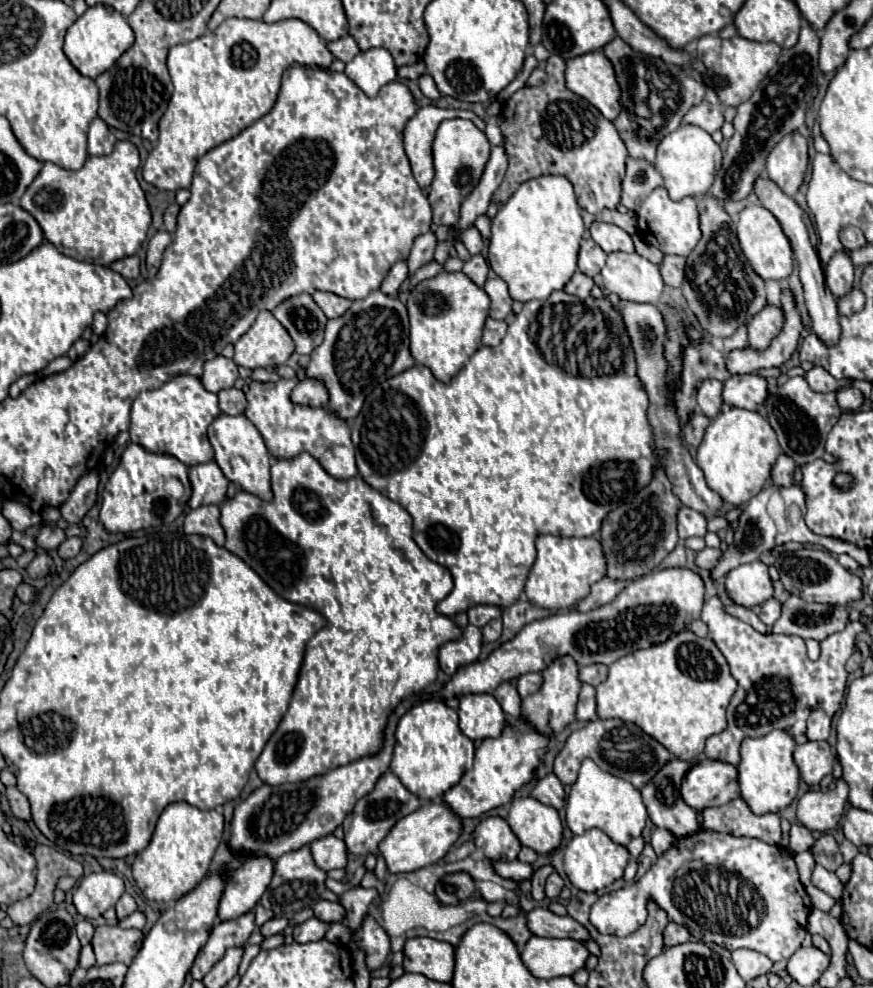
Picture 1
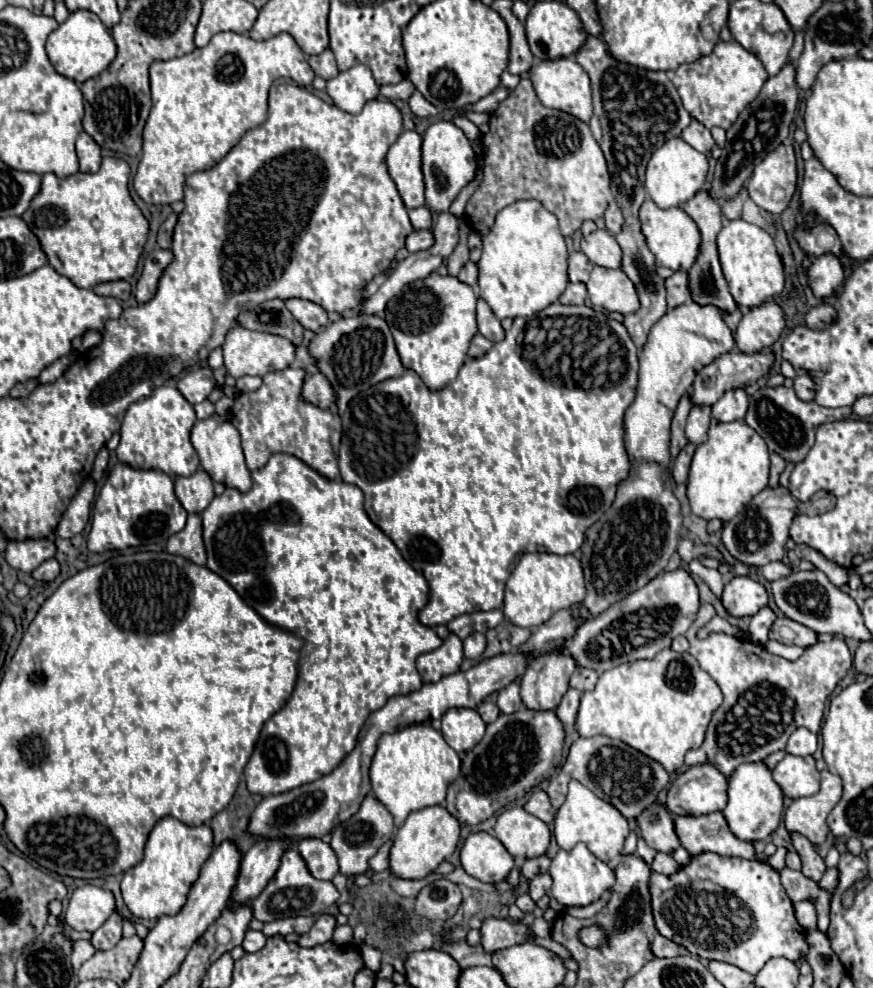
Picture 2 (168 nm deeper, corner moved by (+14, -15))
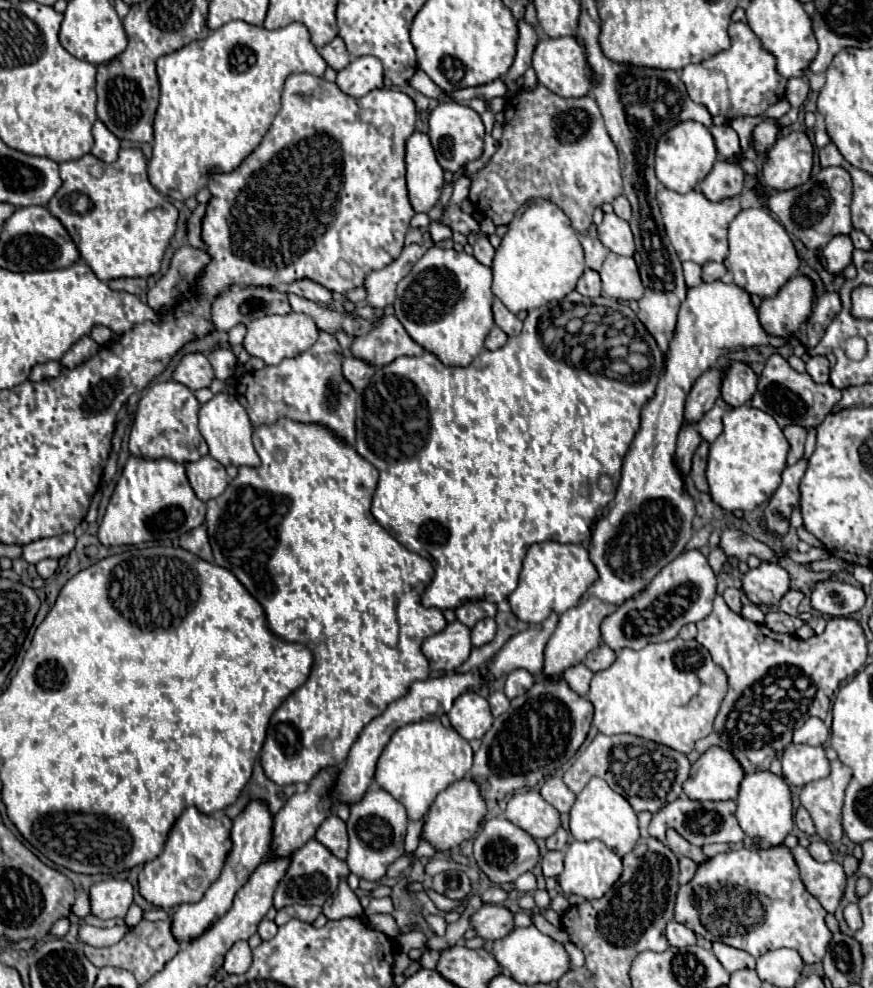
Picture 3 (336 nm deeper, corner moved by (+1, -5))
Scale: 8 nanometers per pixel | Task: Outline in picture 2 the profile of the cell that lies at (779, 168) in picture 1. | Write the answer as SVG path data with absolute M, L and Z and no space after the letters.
M780 144L756 168L748 182L750 198L766 212L780 214L796 192L794 148Z

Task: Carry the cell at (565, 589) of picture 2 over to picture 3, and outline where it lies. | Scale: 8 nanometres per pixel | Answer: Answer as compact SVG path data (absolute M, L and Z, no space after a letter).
M541 542L527 550L523 560L523 570L519 576L519 586L509 596L511 610L529 624L543 622L551 612L565 612L577 606L581 594L597 580L597 570L589 560L589 552L581 544L561 544L561 542Z

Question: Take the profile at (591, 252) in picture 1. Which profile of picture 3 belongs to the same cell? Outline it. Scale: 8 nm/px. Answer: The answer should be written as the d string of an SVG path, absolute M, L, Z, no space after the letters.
M581 236L581 244L585 250L585 264L591 270L601 270L601 264L607 258L609 250L597 238L589 238L589 236Z

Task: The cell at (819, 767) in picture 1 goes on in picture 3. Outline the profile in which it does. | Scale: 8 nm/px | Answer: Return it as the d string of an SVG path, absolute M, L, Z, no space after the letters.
M791 744L785 748L781 756L783 778L787 784L805 786L813 780L821 780L829 776L829 760L825 756L823 746L807 746L807 744Z

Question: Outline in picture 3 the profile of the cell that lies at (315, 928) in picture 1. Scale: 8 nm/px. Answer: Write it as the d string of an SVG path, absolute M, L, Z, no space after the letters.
M343 880L341 886L339 886L339 890L337 890L337 894L329 902L325 902L323 914L327 916L327 920L359 918L363 914L363 908L361 908L357 896L347 886L347 880Z

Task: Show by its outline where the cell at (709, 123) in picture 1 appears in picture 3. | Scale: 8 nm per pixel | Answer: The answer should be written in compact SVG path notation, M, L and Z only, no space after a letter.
M711 126L709 128L713 138L715 138L715 146L719 150L719 154L725 158L725 160L737 160L735 154L741 150L739 148L739 138L735 134L735 130L731 126Z

